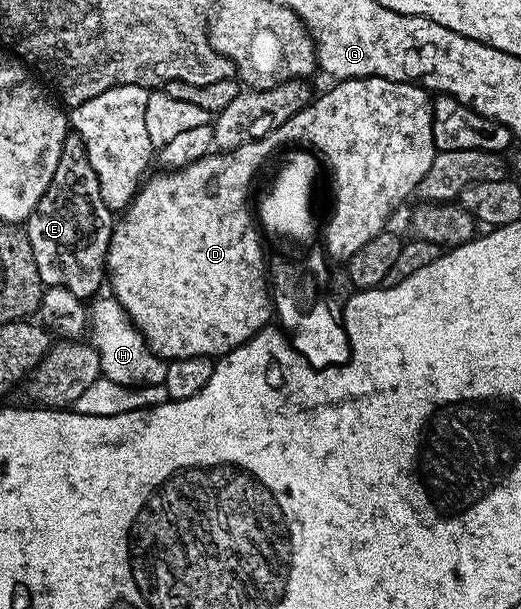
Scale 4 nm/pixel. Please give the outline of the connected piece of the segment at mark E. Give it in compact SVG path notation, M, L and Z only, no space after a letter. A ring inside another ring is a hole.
M68 133L65 137L65 145L61 145L61 161L57 161L57 169L53 173L53 181L49 181L49 189L45 189L41 201L35 206L35 212L28 217L25 224L29 245L33 249L33 257L37 261L37 269L43 267L41 281L44 288L61 286L80 297L95 297L100 294L101 284L99 283L99 275L91 275L91 283L87 283L87 279L83 279L83 275L75 275L75 271L83 271L83 263L79 263L79 251L83 251L83 247L87 247L87 231L75 231L75 223L83 223L83 219L75 219L75 215L81 215L79 211L83 211L83 207L99 207L99 211L103 211L103 206L105 206L105 201L101 201L101 185L97 181L97 173L93 173L93 165L89 165L89 153L85 153L85 141L81 141L79 135ZM59 271L71 271L71 275L75 275L75 279L67 279L67 275L59 275Z

